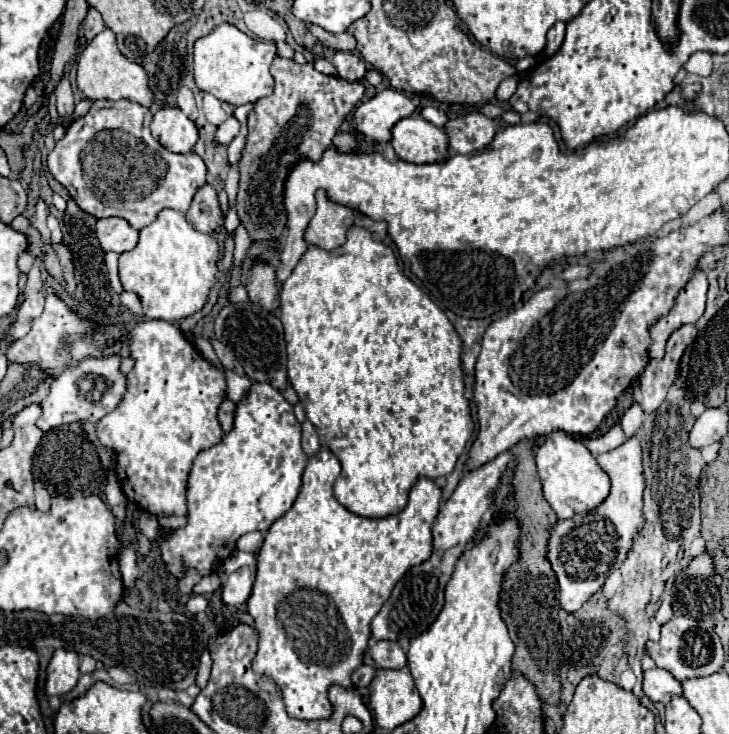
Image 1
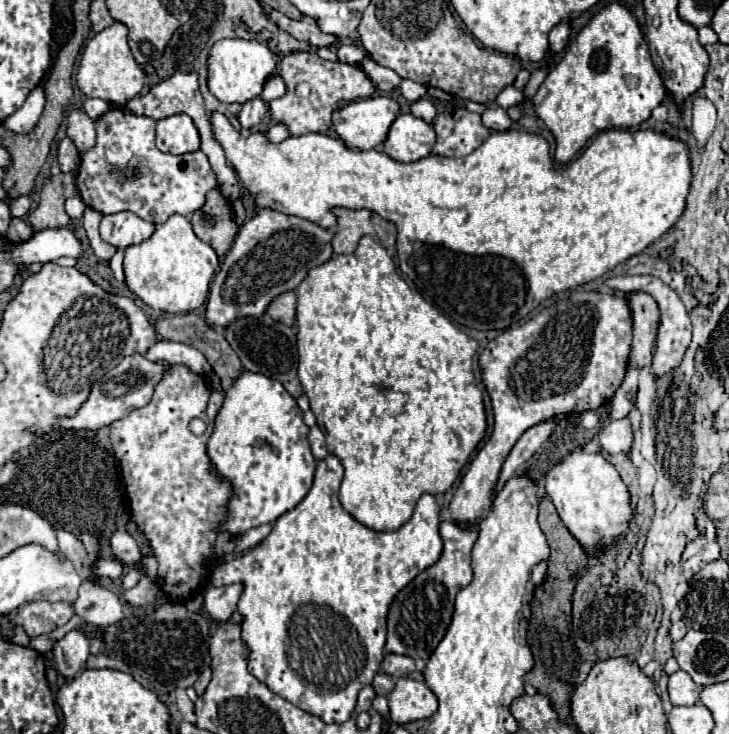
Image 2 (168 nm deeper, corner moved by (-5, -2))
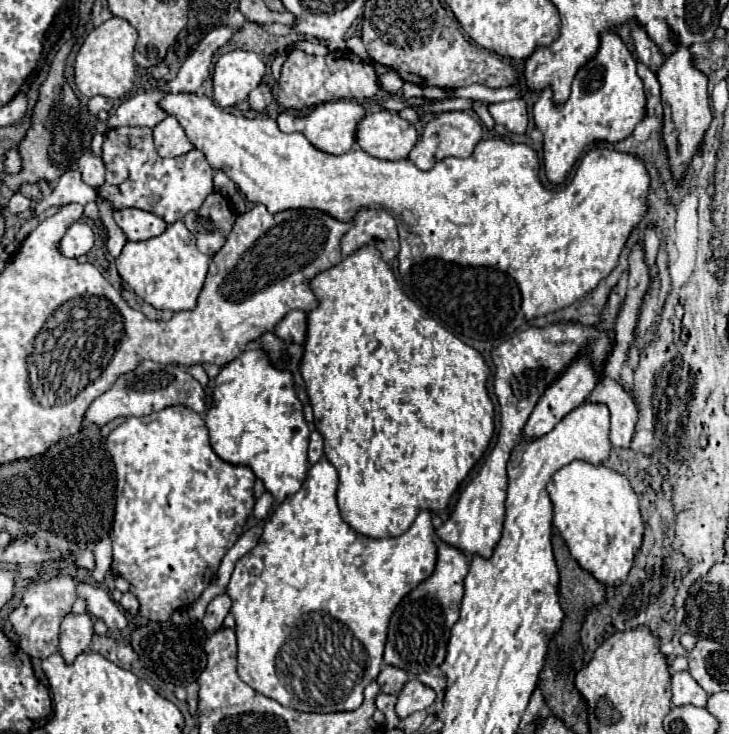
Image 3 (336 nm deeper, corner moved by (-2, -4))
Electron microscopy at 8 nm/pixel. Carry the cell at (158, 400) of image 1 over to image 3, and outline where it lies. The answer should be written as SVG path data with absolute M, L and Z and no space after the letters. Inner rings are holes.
M171 406L161 412L153 412L149 416L127 418L121 426L117 426L107 436L107 450L109 450L115 470L117 470L117 506L115 506L115 520L113 520L113 530L111 530L111 542L113 542L111 570L117 576L125 578L129 582L129 592L139 598L139 616L143 616L147 620L155 620L155 622L169 620L171 612L177 612L179 608L187 608L201 596L201 592L209 586L211 578L217 574L217 568L219 568L223 556L229 552L229 548L241 536L241 532L247 524L247 518L253 514L253 506L255 506L255 496L253 496L255 474L247 466L229 466L225 460L221 460L209 444L205 420L197 412L193 412L185 406Z

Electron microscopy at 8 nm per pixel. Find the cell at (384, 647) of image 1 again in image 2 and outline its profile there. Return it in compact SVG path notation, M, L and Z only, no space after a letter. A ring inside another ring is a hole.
M386 654L382 660L382 670L386 674L390 674L392 678L400 678L400 676L408 676L416 670L414 660L410 656L400 656L400 654Z

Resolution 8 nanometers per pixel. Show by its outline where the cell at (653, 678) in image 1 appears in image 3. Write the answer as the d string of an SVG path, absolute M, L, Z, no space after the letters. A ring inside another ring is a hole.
M687 670L673 674L671 692L673 692L673 704L675 706L683 706L683 704L705 706L707 698L709 698L709 694L693 680L693 676Z

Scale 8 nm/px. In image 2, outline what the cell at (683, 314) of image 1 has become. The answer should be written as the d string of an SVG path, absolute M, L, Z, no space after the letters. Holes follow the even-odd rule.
M630 292L628 300L630 300L632 314L634 314L634 340L632 340L628 366L630 368L650 366L654 348L656 348L658 322L660 322L658 304L646 292Z

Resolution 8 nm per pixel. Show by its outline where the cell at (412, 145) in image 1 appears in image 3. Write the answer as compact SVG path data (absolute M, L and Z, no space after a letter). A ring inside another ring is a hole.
M379 110L359 120L355 142L373 158L401 160L417 144L417 130L397 112Z

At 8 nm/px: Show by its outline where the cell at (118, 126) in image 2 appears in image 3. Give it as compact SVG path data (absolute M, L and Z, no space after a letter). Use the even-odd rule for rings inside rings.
M117 128L109 130L103 144L103 162L107 168L105 184L97 190L115 210L141 208L161 216L167 224L181 220L187 212L199 210L203 200L213 192L215 170L203 152L191 150L183 156L161 158L153 146L151 128Z

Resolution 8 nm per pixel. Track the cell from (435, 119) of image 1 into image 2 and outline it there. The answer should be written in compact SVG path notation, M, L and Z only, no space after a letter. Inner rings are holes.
M420 98L418 102L412 104L412 114L426 120L426 122L432 122L436 118L436 108L428 98Z

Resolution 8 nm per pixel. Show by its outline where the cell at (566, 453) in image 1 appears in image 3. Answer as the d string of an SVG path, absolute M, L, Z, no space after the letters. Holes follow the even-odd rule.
M575 460L553 474L551 482L547 484L547 492L553 502L553 524L559 536L565 540L571 556L579 562L579 566L591 572L591 576L595 576L595 580L599 580L605 586L623 584L635 560L635 552L643 542L643 518L639 512L639 500L629 480L611 468Z

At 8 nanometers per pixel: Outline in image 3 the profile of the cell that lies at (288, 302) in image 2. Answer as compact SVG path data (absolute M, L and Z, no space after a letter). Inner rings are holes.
M293 310L289 312L275 328L275 334L281 340L291 340L295 344L303 344L305 342L305 334L307 334L307 322L305 322L305 312L301 310Z

